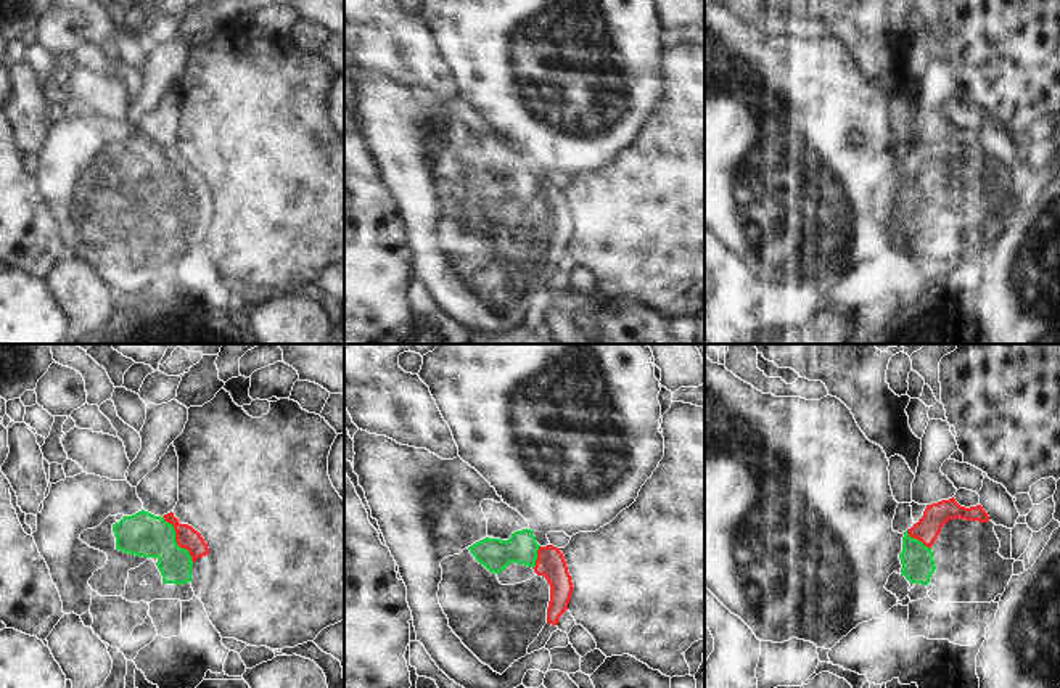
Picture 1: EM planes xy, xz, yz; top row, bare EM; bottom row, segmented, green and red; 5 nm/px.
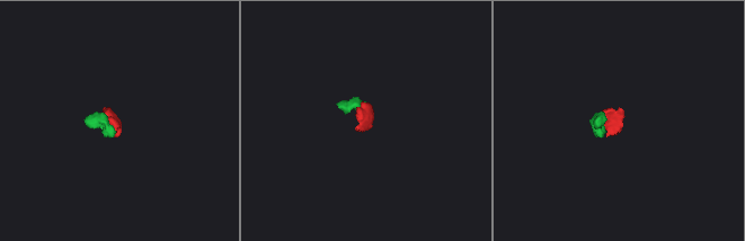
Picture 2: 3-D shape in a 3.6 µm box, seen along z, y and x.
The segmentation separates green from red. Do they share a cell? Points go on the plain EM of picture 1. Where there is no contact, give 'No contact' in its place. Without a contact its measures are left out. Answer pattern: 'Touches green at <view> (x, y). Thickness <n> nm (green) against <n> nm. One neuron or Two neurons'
Touches green at xy (174, 179). Thickness 220 nm (green) against 110 nm. Two neurons.

